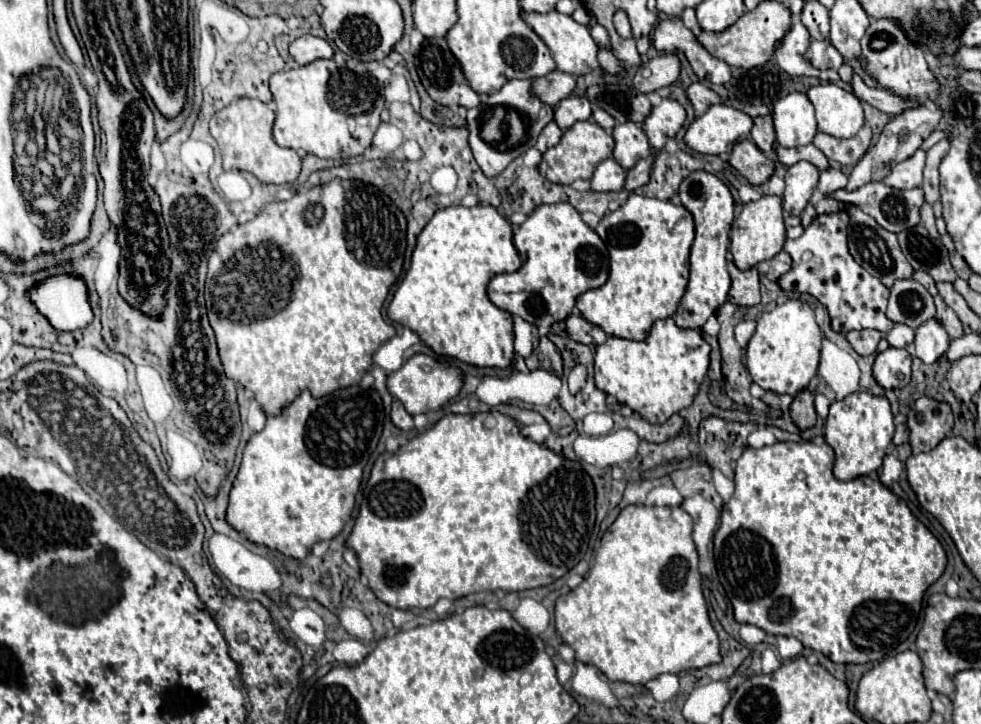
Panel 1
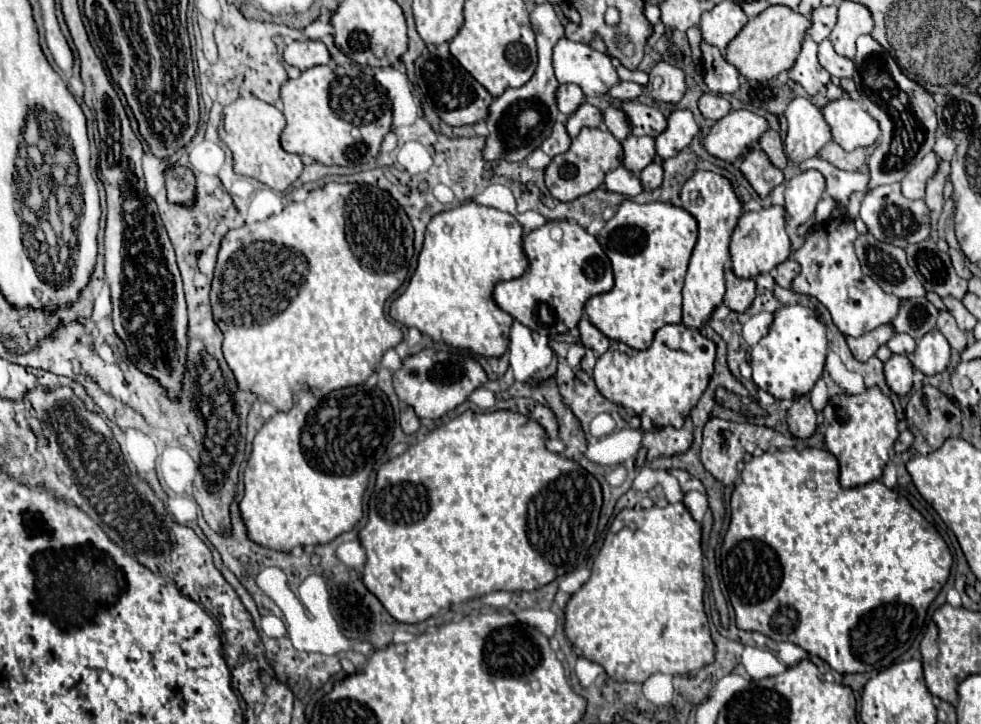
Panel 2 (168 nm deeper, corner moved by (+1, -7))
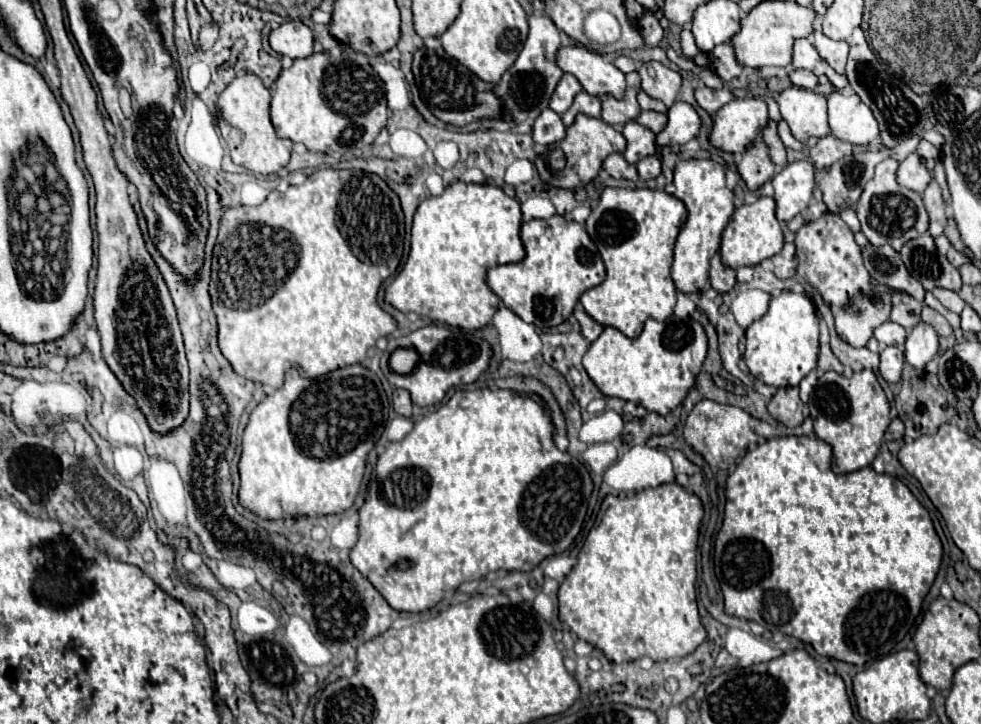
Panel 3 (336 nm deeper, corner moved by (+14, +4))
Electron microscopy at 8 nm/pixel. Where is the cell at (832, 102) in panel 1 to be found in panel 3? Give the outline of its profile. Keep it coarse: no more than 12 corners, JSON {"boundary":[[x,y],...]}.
{"boundary":[[855,93],[827,101],[831,133],[851,145],[879,139],[873,111]]}

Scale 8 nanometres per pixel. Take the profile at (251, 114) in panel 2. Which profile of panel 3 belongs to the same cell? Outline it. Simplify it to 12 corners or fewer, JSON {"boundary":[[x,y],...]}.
{"boundary":[[235,77],[217,101],[233,163],[273,175],[289,163],[269,89]]}

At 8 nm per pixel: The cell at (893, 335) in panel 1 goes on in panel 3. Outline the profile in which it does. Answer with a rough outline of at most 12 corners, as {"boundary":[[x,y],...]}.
{"boundary":[[893,321],[875,329],[875,339],[903,347],[907,331]]}

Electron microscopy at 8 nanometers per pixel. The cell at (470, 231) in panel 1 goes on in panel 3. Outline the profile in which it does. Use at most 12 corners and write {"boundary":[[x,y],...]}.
{"boundary":[[451,183],[413,219],[395,309],[481,329],[487,269],[525,257],[521,207]]}

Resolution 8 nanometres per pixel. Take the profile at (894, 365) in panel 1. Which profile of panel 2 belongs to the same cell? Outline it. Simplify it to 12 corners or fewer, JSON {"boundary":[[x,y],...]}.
{"boundary":[[892,354],[886,384],[898,396],[912,388],[912,362]]}

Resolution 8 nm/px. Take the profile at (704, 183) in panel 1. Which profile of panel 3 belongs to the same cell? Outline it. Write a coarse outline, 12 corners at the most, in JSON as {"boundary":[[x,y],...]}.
{"boundary":[[677,163],[689,217],[671,275],[681,293],[709,283],[709,259],[735,211],[723,165]]}

